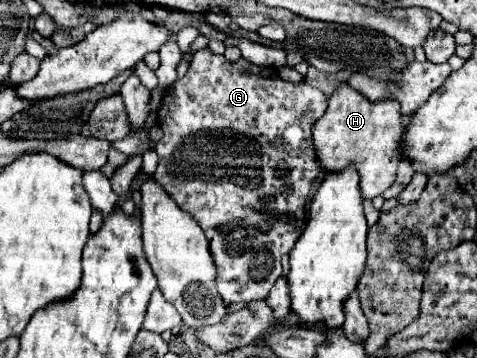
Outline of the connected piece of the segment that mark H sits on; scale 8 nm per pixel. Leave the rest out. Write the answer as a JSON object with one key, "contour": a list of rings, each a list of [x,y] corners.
{"contour":[[[342,83],[328,101],[326,113],[316,121],[312,129],[318,161],[324,171],[340,171],[348,163],[356,163],[360,173],[362,197],[374,199],[382,195],[396,179],[396,167],[402,159],[400,141],[404,137],[404,123],[400,103],[396,99],[370,101],[364,93]]]}

